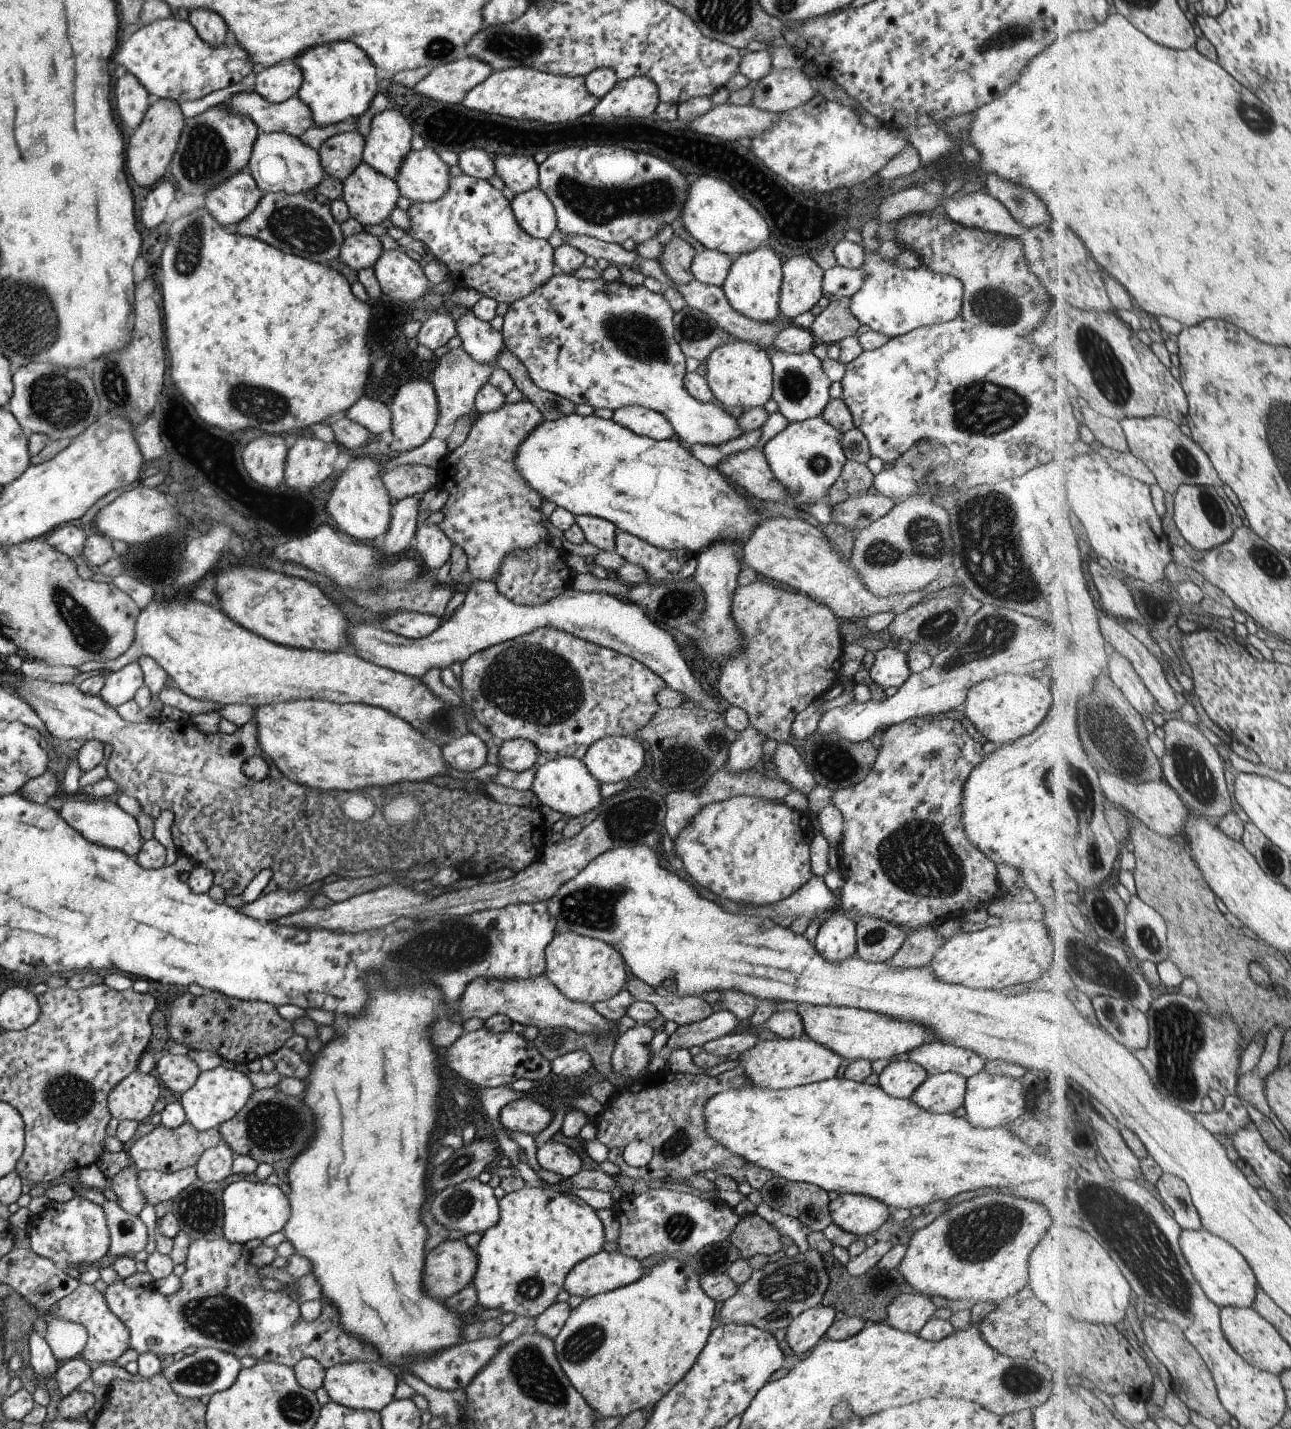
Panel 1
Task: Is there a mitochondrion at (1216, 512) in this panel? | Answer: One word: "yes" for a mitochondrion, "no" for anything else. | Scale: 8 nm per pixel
yes

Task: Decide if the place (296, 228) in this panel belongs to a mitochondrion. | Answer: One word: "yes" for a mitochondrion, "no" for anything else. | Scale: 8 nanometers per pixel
yes

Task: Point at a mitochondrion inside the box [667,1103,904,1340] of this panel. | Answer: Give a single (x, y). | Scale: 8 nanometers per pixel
(782, 1291)

